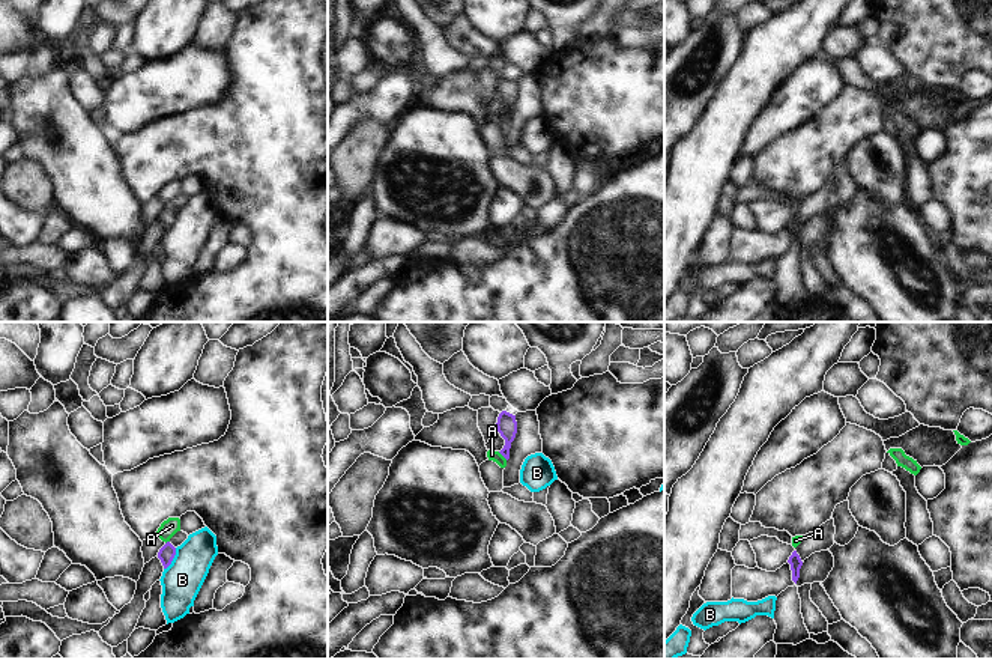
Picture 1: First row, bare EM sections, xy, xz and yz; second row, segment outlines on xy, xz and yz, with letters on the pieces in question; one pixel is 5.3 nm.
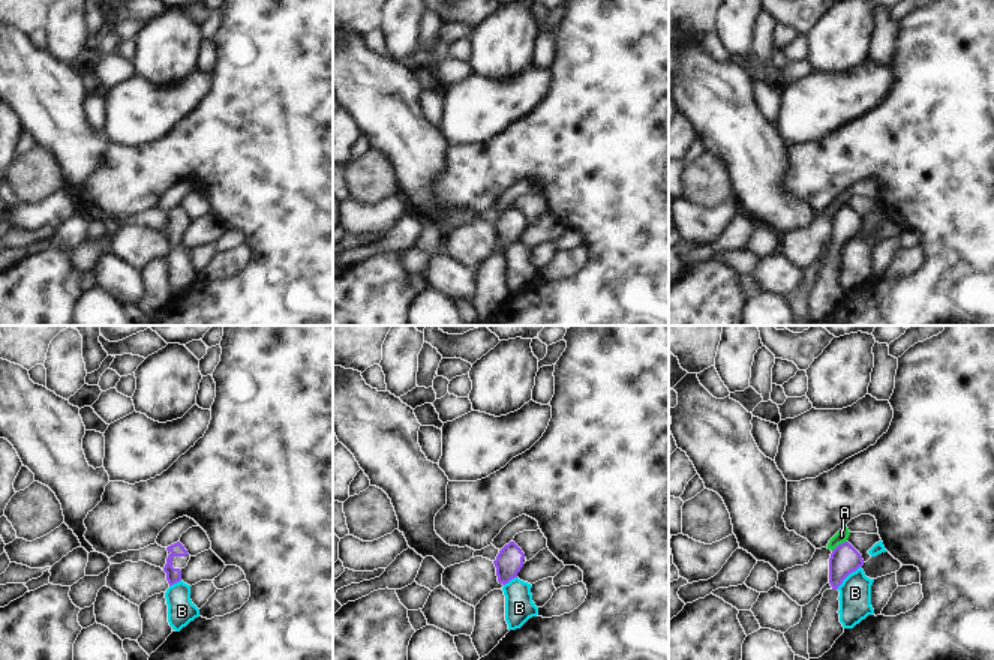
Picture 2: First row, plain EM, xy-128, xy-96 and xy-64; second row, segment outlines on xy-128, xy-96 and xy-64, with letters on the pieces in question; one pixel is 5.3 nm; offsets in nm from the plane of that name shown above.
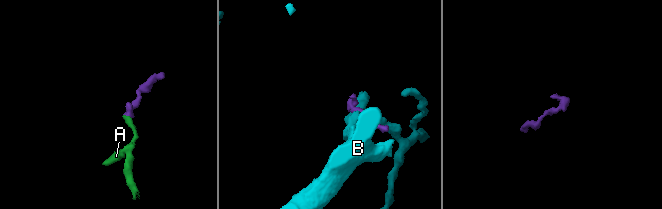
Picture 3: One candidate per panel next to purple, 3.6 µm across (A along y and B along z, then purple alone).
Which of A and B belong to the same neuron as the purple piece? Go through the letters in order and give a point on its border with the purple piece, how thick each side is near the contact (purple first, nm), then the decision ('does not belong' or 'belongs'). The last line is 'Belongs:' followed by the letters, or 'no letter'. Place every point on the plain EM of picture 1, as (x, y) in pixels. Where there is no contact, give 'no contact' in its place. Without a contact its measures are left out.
A: meets purple in xz at (502, 118); 110 nm thick on the purple side, 60 nm on the other; does not belong
B: meets purple in xy at (173, 220); 90 nm thick on the purple side, 220 nm on the other; does not belong
Belongs: no letter

